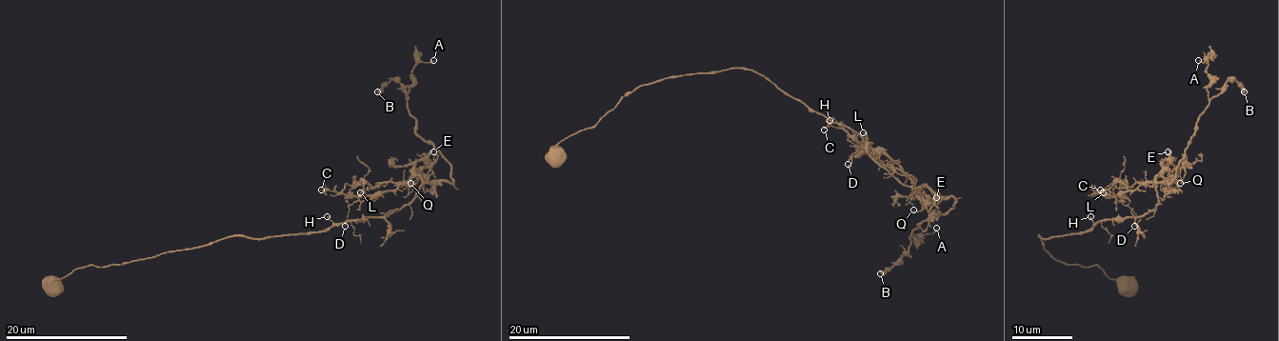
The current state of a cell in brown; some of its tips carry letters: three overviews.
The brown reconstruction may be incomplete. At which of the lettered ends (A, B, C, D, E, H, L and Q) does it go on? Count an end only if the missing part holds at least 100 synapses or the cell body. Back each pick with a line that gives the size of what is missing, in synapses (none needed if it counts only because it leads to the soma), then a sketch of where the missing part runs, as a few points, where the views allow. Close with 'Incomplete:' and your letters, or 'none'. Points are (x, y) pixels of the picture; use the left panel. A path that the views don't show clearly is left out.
Incomplete: none

